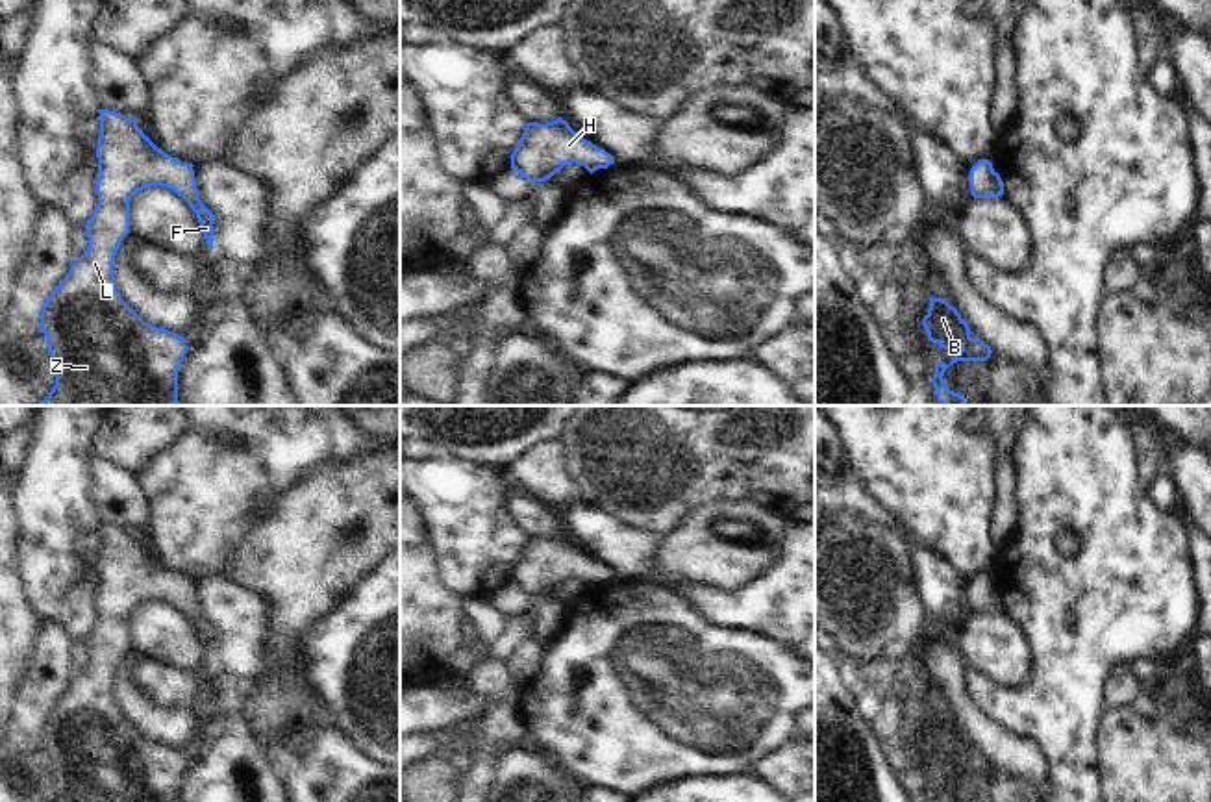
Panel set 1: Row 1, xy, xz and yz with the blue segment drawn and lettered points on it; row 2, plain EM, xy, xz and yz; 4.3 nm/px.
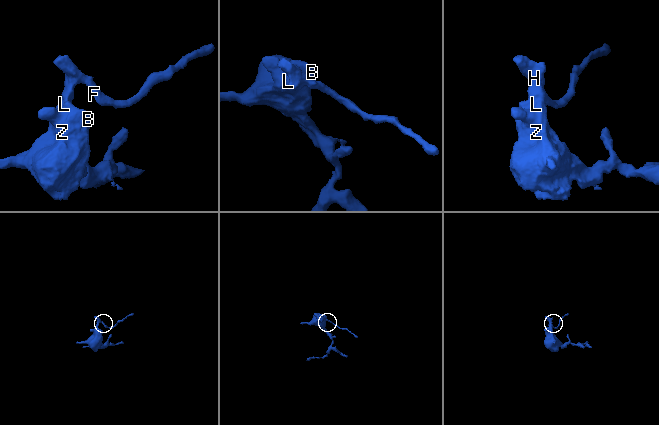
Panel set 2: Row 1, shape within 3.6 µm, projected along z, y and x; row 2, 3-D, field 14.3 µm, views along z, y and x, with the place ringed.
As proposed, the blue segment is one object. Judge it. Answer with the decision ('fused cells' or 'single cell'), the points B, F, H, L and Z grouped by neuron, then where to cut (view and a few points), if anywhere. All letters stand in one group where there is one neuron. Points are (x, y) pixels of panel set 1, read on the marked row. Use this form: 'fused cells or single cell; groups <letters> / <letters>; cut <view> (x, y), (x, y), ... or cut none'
single cell; groups B F H L Z; cut none

